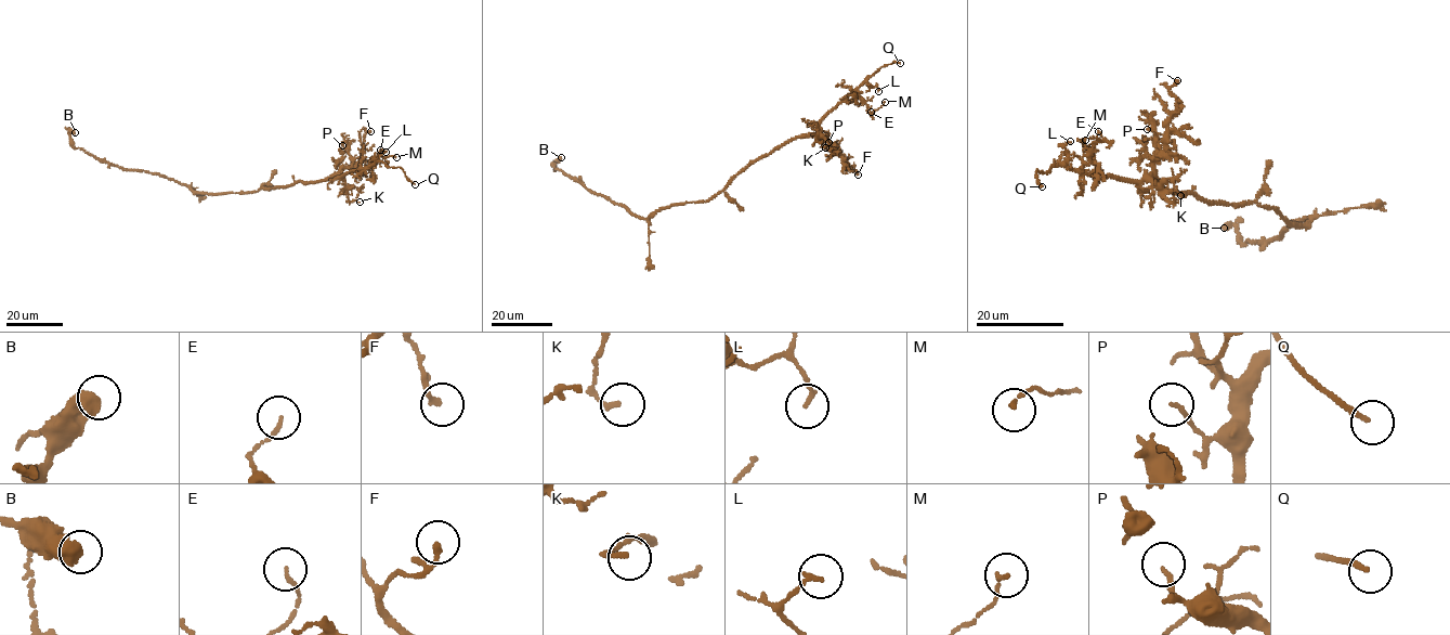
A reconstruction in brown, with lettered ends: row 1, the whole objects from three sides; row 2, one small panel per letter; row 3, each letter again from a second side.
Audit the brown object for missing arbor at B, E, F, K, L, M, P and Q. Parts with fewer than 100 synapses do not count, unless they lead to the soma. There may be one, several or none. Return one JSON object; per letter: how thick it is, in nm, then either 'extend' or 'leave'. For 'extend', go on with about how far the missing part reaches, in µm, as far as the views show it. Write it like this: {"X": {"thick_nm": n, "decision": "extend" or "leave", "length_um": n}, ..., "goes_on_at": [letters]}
{"B": {"thick_nm": 480, "decision": "leave"}, "E": {"thick_nm": 110, "decision": "leave"}, "F": {"thick_nm": 160, "decision": "leave"}, "K": {"thick_nm": 140, "decision": "leave"}, "L": {"thick_nm": 130, "decision": "leave"}, "M": {"thick_nm": 120, "decision": "leave"}, "P": {"thick_nm": 140, "decision": "leave"}, "Q": {"thick_nm": 170, "decision": "extend", "length_um": 15}, "goes_on_at": ["Q"]}

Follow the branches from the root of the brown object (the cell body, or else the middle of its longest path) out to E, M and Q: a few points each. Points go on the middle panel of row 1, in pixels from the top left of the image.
E: (721, 191), (755, 160), (791, 140), (814, 134), (822, 120), (853, 91), (871, 112)
M: (721, 191), (755, 160), (791, 140), (814, 134), (822, 120), (853, 91), (871, 113), (885, 102)
Q: (721, 191), (755, 160), (791, 140), (814, 134), (830, 112), (879, 68), (895, 61), (900, 63)

